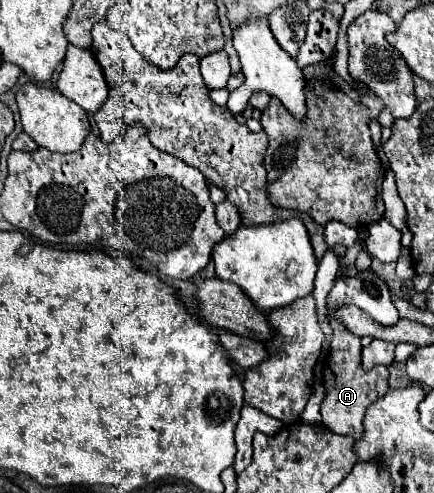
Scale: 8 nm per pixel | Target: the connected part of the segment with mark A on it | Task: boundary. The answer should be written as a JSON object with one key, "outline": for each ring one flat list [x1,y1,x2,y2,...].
{"outline":[[337,320,332,321,333,341,331,343,331,352,329,358,325,362,323,368,323,384,325,384,325,400,321,404,321,416,323,416,323,424,341,436,353,436,359,438,359,434,363,434,363,416,367,412,367,408,383,398,387,394,387,378,389,378,389,370,387,366,375,366,371,372,363,372,359,368,359,360,361,360,361,340,354,334,351,334]]}

